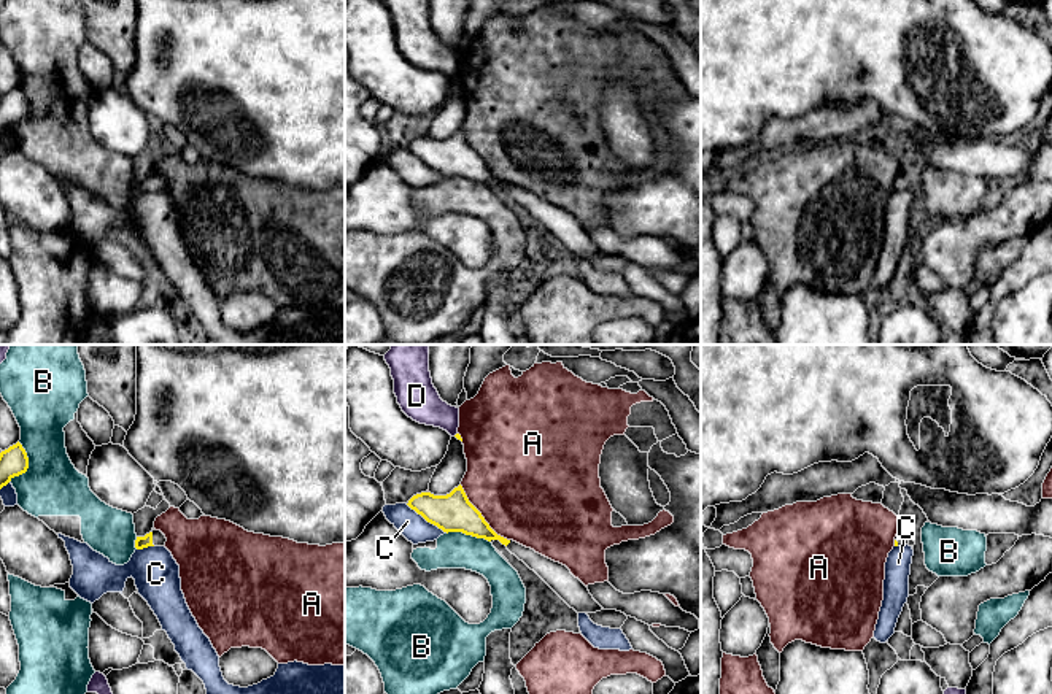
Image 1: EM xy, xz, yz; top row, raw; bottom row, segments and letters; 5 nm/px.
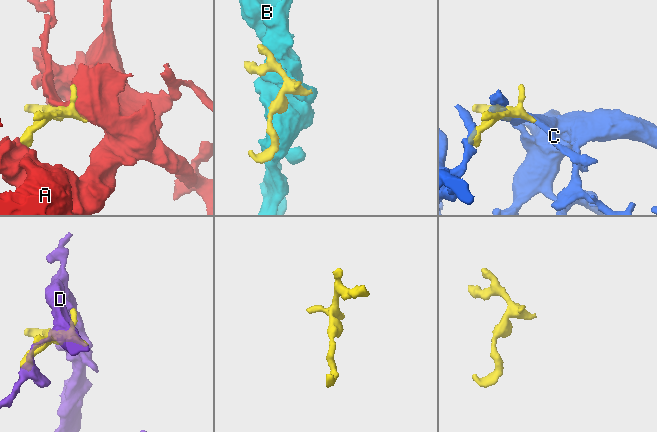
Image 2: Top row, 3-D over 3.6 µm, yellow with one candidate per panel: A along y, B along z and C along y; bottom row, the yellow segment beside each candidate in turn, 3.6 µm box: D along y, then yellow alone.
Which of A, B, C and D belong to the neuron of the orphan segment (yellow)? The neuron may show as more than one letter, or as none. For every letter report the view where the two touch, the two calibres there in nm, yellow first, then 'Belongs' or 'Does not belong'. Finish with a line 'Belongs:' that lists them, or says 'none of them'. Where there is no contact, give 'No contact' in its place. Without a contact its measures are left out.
A: Touches yellow in xz. Thickness 190 nm (yellow) against 480 nm. Does not belong
B: Touches yellow in xy. Thickness 140 nm (yellow) against 300 nm. Does not belong
C: Touches yellow in xz. Thickness 190 nm (yellow) against 140 nm. Does not belong
D: No contact. Does not belong
Belongs: none of them

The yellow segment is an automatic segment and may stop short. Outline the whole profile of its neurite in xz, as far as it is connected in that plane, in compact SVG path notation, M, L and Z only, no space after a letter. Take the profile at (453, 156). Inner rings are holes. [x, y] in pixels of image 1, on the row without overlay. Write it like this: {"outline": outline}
{"outline": "M459 129L447 140L421 137L408 148L427 167L443 176L462 176L488 186L499 184L507 194L534 214L570 253L577 257L596 257L604 254L590 238L588 232L570 214L531 192L497 179L482 157L469 146Z"}

